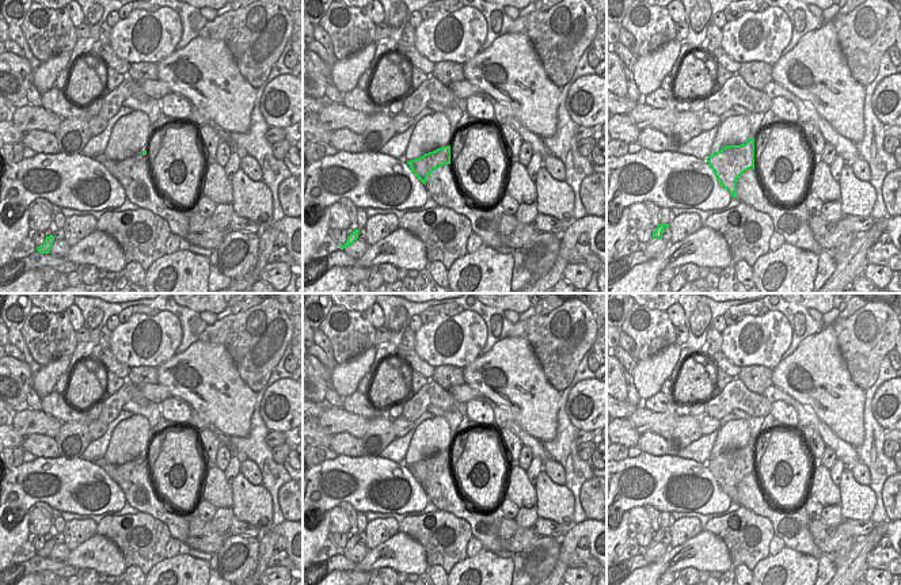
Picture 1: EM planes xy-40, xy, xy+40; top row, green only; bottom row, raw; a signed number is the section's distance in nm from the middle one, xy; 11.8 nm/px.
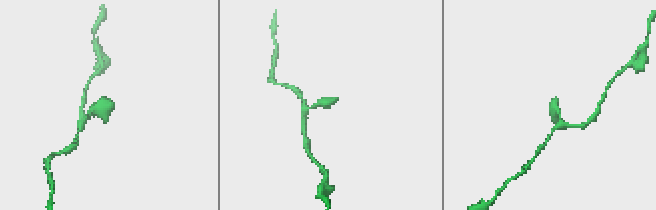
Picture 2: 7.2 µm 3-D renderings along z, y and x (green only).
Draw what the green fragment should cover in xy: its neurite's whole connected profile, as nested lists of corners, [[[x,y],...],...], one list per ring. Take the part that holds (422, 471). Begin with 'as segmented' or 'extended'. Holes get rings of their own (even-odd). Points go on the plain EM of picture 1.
as segmented | [[[450,449],[438,452],[433,456],[407,466],[415,480],[425,489],[427,480],[444,468],[450,468]]]

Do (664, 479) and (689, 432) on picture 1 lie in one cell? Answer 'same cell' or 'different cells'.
different cells

